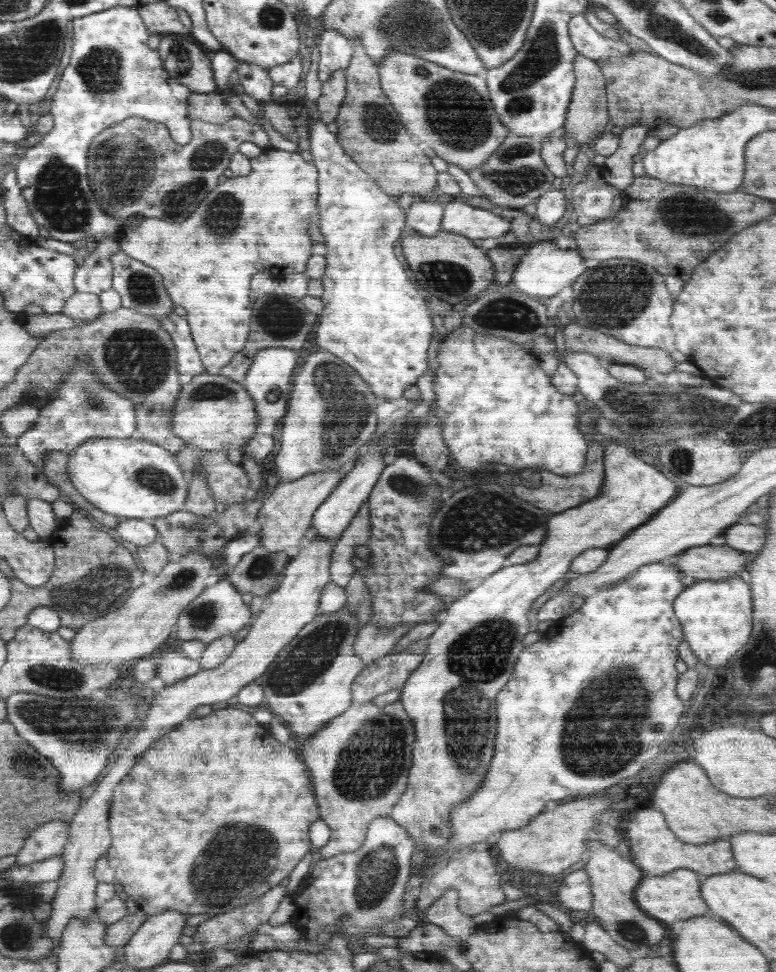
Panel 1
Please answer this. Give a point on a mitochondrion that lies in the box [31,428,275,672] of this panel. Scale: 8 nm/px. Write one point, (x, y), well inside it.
(105, 586)

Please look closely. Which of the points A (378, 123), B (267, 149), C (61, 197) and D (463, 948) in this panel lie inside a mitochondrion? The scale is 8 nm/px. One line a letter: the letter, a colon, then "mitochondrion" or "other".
A: mitochondrion
B: other
C: mitochondrion
D: other

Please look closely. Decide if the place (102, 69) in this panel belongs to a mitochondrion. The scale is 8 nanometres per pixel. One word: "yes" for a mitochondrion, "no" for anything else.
yes

